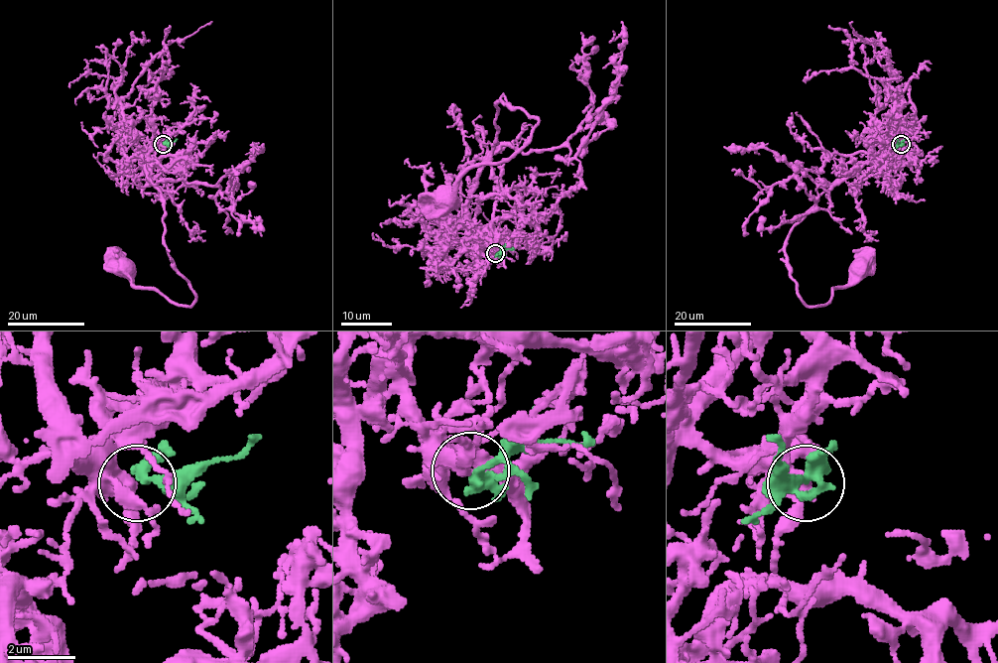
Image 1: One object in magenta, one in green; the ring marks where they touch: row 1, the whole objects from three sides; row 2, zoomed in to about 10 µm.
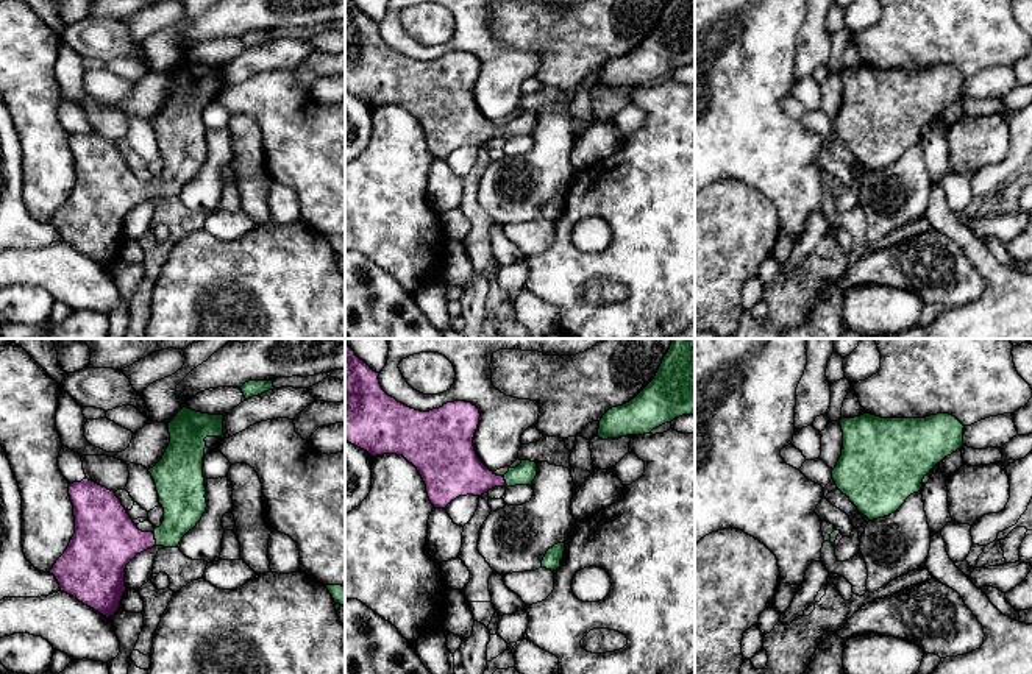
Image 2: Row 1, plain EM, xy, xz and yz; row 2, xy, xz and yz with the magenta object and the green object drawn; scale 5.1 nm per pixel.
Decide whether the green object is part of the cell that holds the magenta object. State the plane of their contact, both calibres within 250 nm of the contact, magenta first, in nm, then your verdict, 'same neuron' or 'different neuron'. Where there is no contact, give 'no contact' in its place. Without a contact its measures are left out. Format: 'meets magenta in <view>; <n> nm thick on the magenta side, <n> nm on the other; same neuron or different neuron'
meets magenta in xy; 320 nm thick on the magenta side, 220 nm on the other; same neuron

